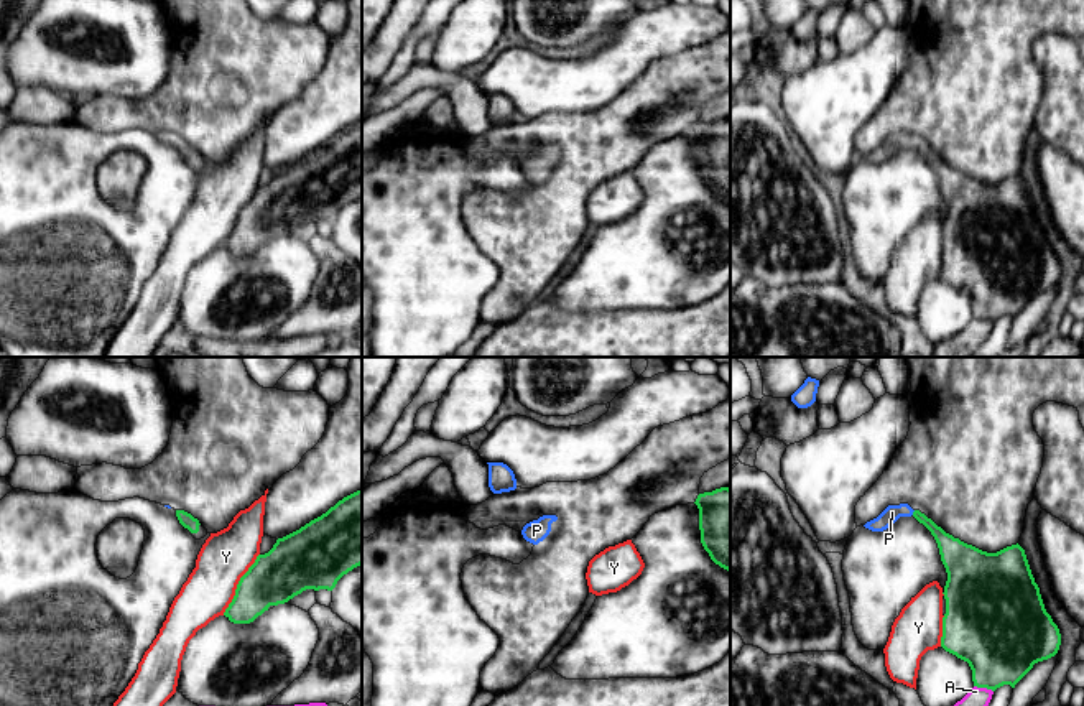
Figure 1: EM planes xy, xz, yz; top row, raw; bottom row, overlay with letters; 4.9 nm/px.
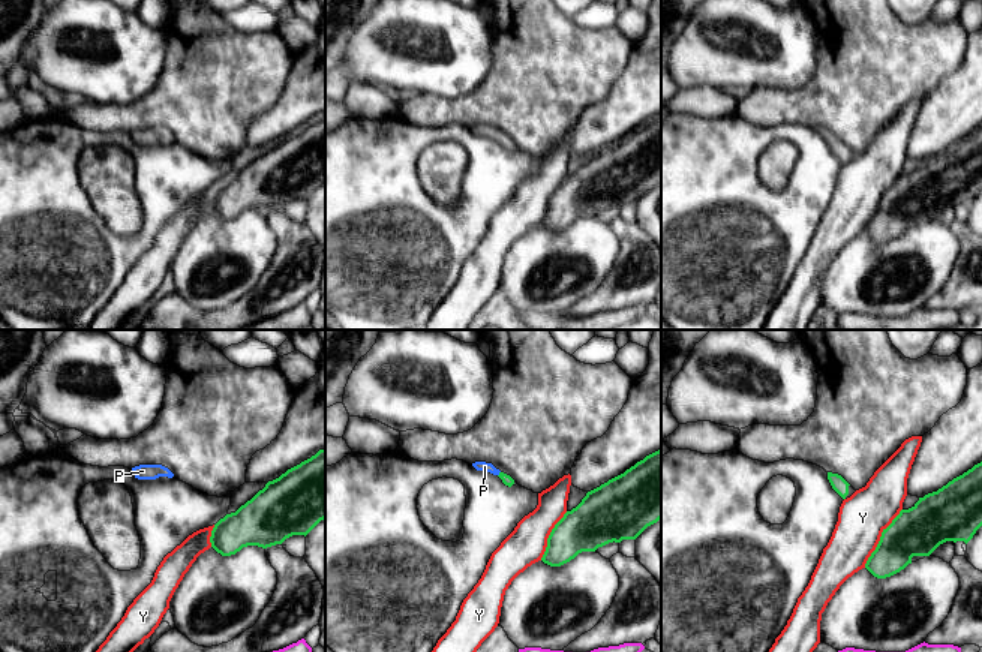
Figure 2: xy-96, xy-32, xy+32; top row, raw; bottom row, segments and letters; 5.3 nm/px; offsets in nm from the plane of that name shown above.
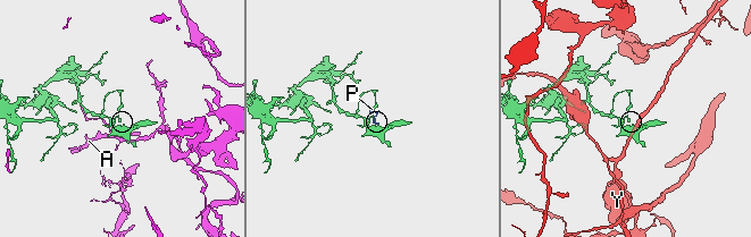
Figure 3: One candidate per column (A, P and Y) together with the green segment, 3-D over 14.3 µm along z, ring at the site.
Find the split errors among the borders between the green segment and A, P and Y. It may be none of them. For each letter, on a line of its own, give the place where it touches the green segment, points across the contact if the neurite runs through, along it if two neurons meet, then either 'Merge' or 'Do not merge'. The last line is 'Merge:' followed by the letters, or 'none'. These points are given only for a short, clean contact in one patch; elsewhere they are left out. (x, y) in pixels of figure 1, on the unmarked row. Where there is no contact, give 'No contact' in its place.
A: Touches green at yz (984, 318). Do not merge
P: Touches green at yz (913, 143). Path across: yz (949, 180), (913, 143), (892, 143). Merge
Y: Touches green at xy (237, 216). Do not merge
Merge: P

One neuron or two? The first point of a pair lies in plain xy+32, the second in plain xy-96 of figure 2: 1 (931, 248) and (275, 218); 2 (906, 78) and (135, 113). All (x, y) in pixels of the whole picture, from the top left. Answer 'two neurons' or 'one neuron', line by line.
1: two neurons
2: one neuron

